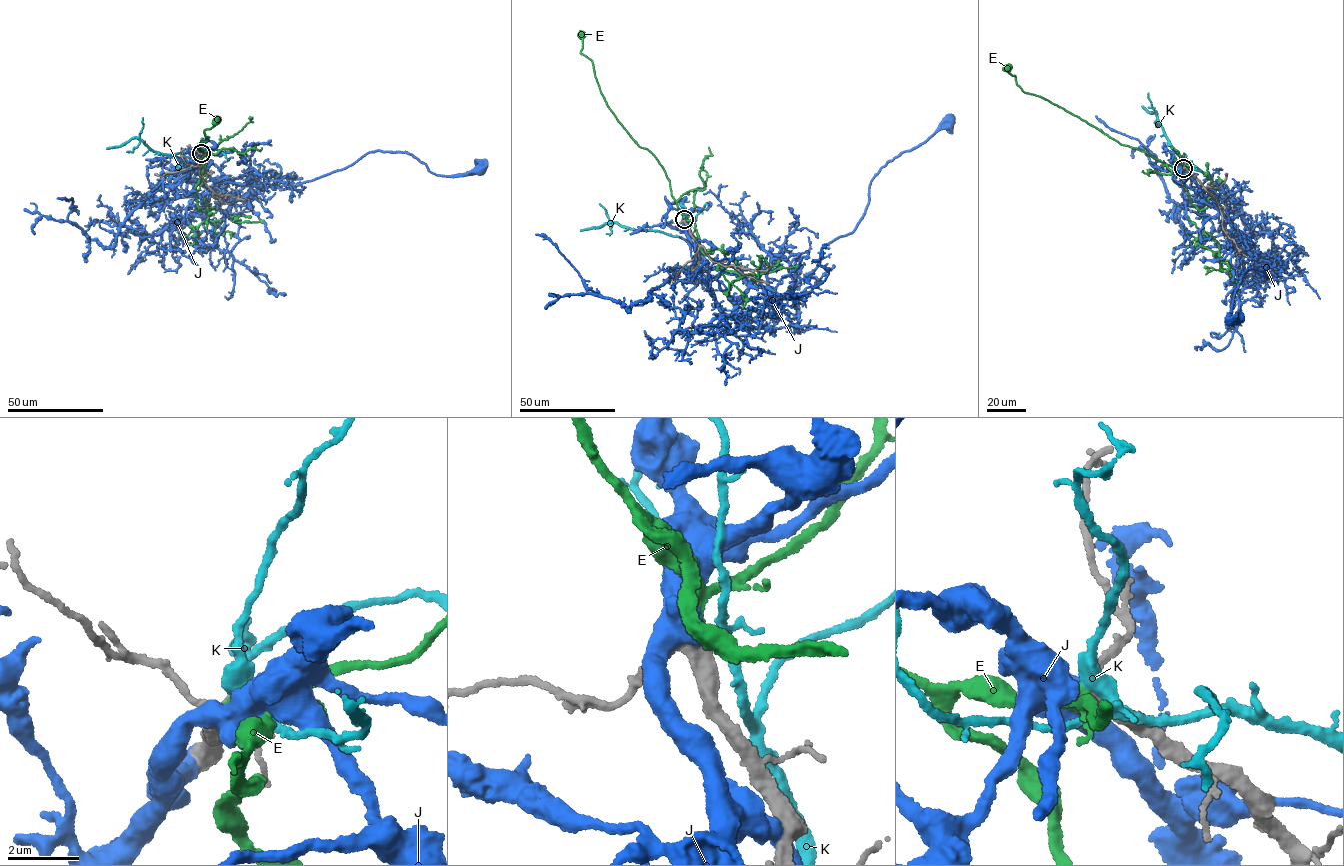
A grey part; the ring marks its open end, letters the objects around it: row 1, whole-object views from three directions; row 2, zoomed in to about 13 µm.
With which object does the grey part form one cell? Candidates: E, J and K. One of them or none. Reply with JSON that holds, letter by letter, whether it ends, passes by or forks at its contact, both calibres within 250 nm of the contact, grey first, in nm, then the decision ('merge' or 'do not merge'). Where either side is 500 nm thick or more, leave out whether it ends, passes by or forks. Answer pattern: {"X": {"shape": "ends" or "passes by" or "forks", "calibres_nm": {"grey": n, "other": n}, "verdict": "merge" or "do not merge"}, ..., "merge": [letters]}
{"E": {"shape": "ends", "calibres_nm": {"grey": 440, "other": 440}, "verdict": "merge"}, "J": {"calibres_nm": {"grey": 440, "other": 550}, "verdict": "do not merge"}, "K": {"shape": "forks", "calibres_nm": {"grey": 440, "other": 380}, "verdict": "do not merge"}, "merge": ["E"]}

